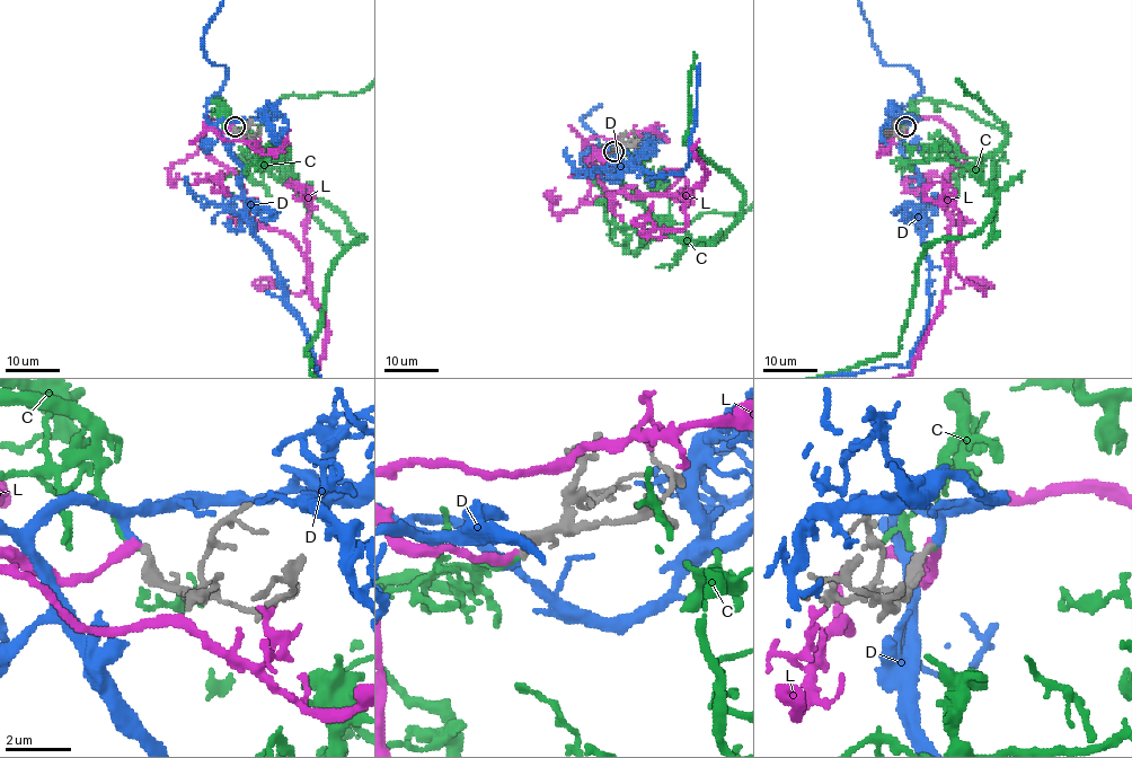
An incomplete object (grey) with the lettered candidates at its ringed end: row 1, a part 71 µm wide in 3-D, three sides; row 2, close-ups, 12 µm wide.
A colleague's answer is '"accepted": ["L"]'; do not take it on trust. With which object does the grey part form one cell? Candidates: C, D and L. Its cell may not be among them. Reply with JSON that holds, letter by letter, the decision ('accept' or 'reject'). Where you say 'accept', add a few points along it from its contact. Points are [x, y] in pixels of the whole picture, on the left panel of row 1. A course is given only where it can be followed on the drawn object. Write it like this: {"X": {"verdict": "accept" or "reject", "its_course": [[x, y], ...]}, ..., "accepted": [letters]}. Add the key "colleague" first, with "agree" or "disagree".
{"colleague": "agree", "C": {"verdict": "reject"}, "D": {"verdict": "reject"}, "L": {"verdict": "accept", "its_course": [[233, 126], [211, 117], [203, 149], [306, 259], [325, 323], [316, 376]]}, "accepted": ["L"]}

